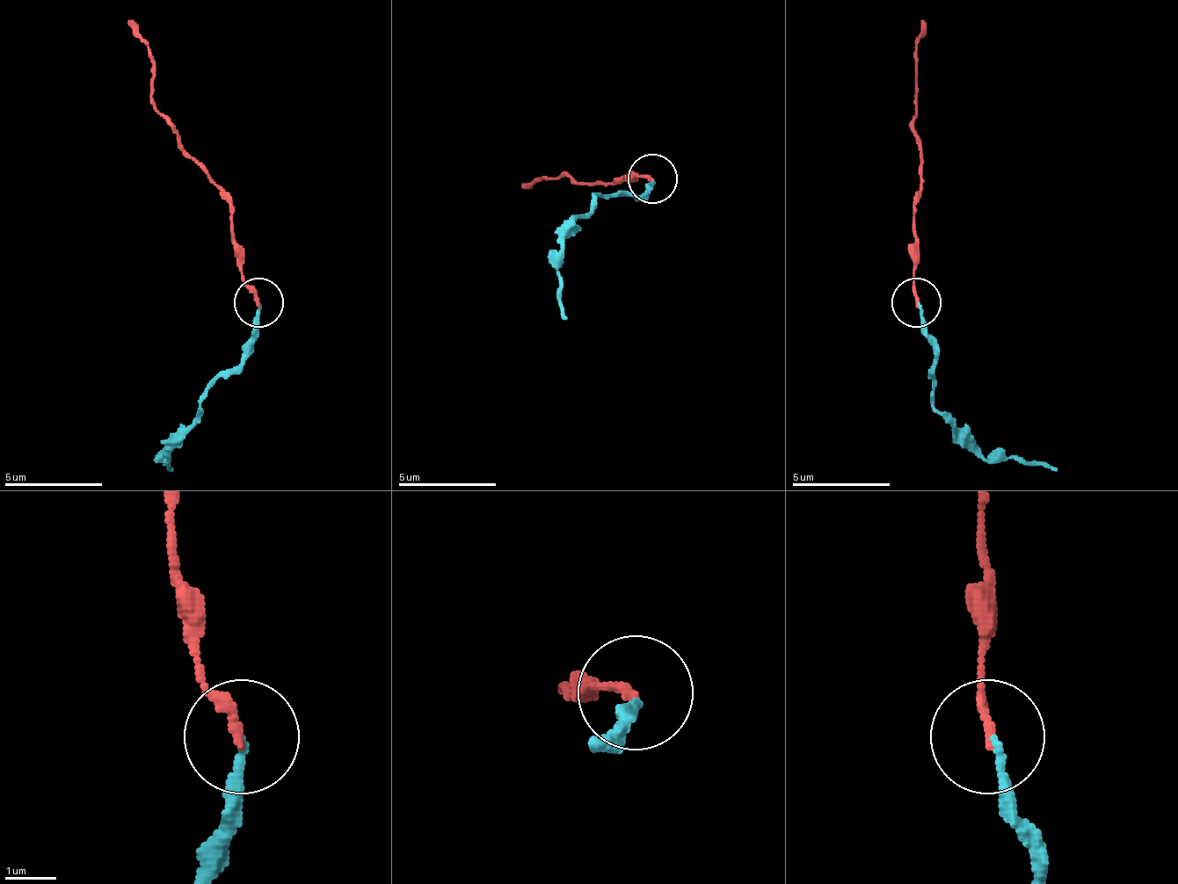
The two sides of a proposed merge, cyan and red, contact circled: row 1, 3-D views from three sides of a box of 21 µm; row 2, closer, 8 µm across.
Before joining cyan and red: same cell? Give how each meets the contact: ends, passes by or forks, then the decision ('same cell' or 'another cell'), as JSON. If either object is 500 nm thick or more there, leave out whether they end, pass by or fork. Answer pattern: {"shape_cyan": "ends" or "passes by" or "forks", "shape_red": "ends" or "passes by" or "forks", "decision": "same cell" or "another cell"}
{"shape_cyan": "ends", "shape_red": "ends", "decision": "same cell"}

